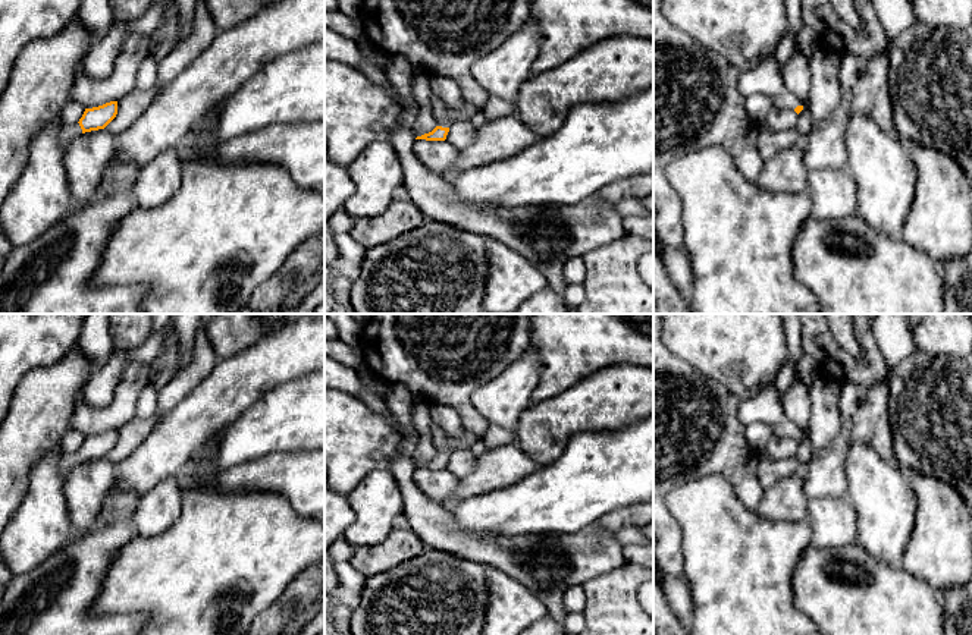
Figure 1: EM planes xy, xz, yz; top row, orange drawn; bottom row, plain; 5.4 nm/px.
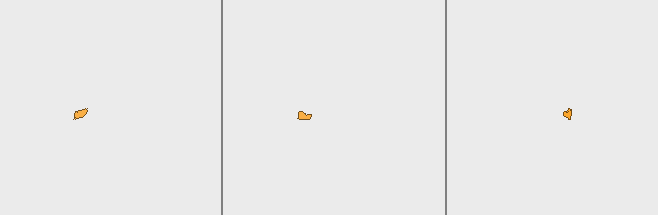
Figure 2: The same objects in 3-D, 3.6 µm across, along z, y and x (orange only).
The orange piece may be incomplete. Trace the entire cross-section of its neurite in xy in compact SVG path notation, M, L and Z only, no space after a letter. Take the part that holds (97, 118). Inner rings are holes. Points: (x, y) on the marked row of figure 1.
M110 101L98 107L85 109L79 122L73 126L62 126L59 142L66 153L70 142L79 135L91 131L104 129L117 114L117 101Z

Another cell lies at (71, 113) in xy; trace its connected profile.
M69 101L63 106L59 117L65 126L73 126L79 122L84 111L85 107L81 103Z

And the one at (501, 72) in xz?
M529 18L496 50L473 65L473 78L489 95L515 103L521 84L532 75L532 66L539 56L539 45L537 23L533 18Z

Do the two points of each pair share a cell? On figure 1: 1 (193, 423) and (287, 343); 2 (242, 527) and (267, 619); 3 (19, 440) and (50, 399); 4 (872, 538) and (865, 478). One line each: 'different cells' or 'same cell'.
1: same cell
2: different cells
3: same cell
4: same cell

